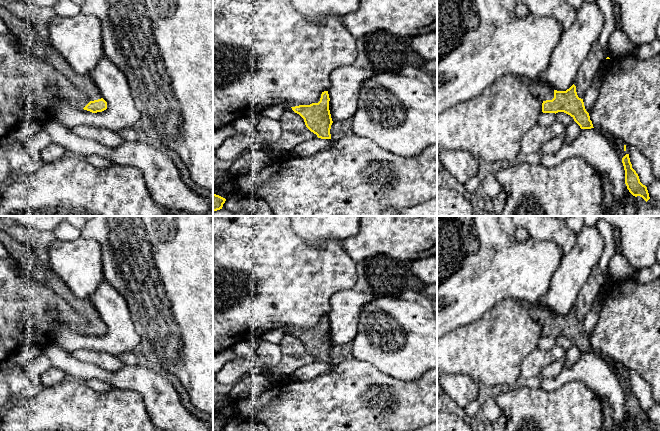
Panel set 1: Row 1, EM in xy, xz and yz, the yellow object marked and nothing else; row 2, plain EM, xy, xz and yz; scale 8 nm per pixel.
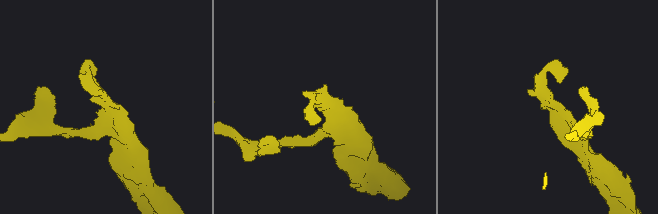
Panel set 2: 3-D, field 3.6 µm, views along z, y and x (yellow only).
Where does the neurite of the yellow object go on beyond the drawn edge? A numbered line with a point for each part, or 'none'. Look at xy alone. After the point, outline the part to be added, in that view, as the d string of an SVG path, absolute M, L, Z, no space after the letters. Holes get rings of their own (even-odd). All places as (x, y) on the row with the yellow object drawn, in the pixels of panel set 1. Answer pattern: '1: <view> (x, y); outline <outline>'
1: xy (24, 30); outline M0 6L0 18L4 21L8 29L17 35L20 40L27 46L28 50L33 54L33 56L38 59L43 59L48 62L55 70L63 74L76 88L85 93L91 101L103 98L98 87L92 81L89 75L79 75L77 74L67 61L51 46L46 44L46 38L41 39L36 33L34 26L21 19L17 15L11 13L8 9Z

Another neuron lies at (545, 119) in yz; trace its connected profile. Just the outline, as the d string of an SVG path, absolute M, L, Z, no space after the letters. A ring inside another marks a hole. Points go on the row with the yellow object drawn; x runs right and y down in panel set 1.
M541 113L538 116L538 124L542 126L549 126L553 122L556 121L556 114L555 113Z

